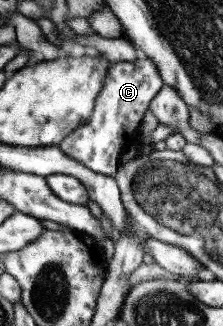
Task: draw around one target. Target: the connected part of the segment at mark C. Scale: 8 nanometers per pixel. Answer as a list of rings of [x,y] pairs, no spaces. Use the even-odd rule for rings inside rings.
[[[146,57],[136,58],[132,62],[114,63],[104,73],[104,86],[100,87],[100,93],[96,95],[92,113],[59,142],[58,148],[92,173],[113,178],[119,165],[120,154],[138,141],[137,129],[142,116],[162,85],[156,65]]]

